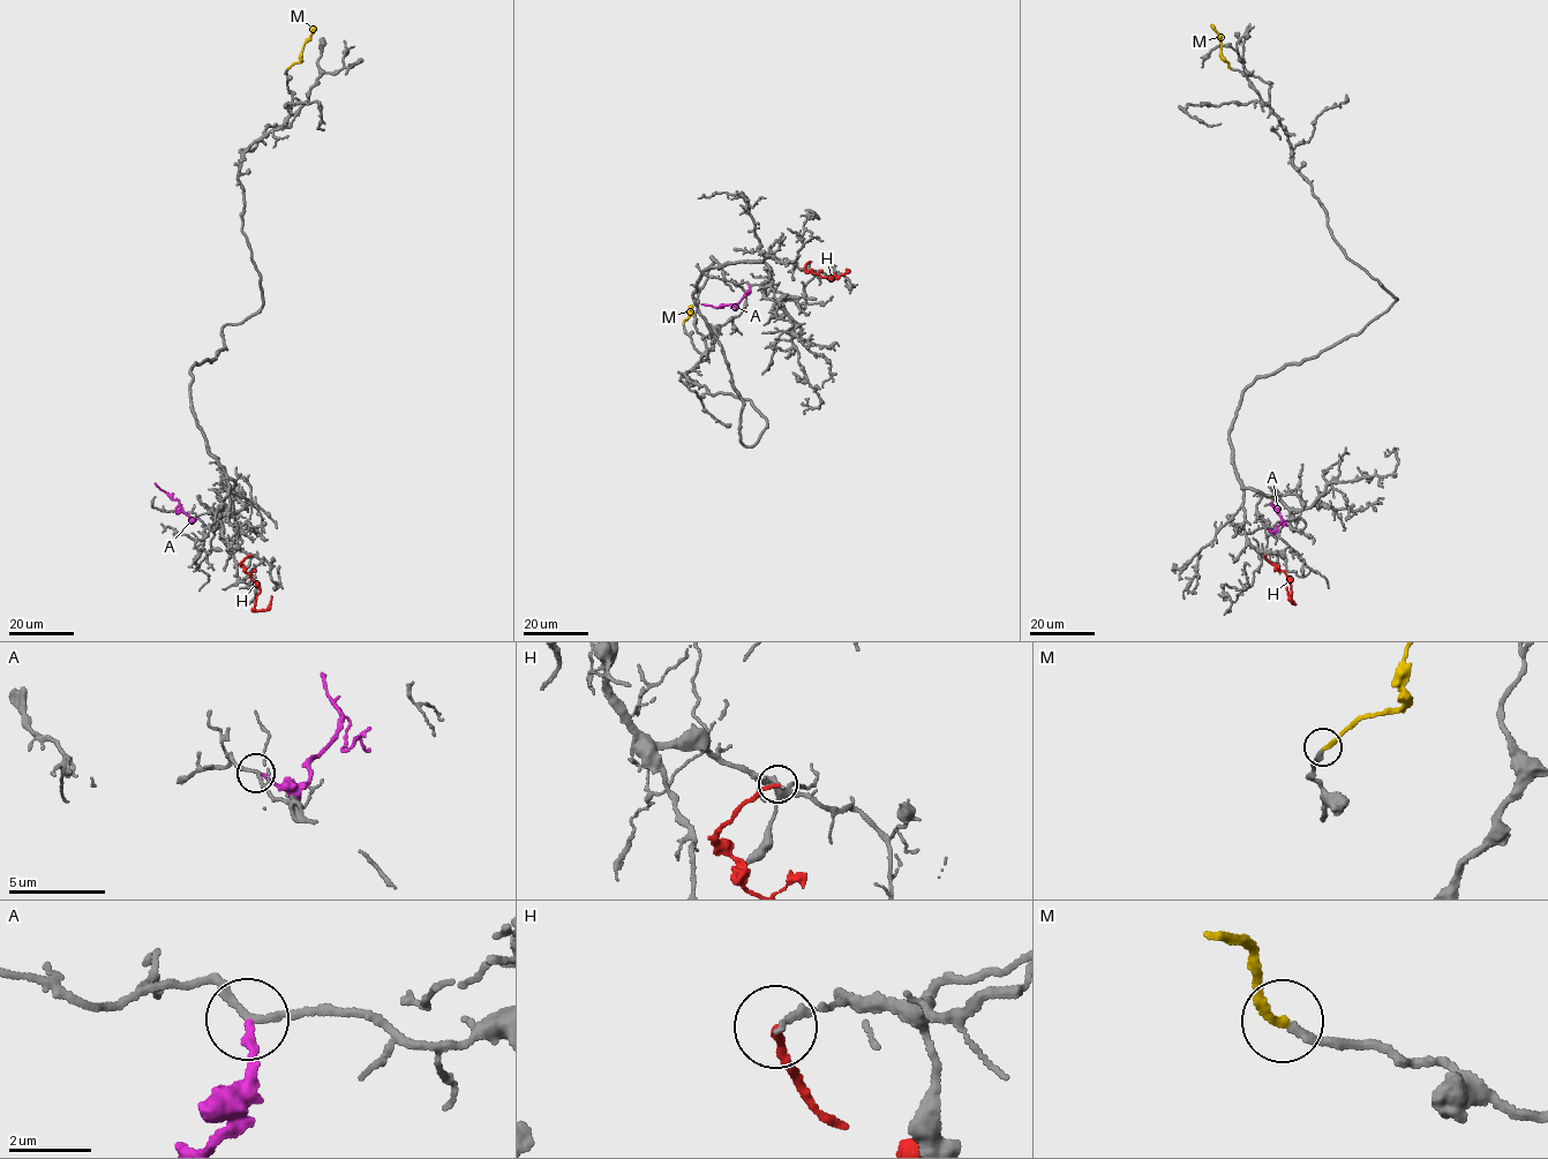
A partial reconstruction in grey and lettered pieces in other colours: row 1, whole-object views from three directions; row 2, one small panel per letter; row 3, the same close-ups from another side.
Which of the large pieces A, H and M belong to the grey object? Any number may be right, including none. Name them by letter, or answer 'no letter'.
M

